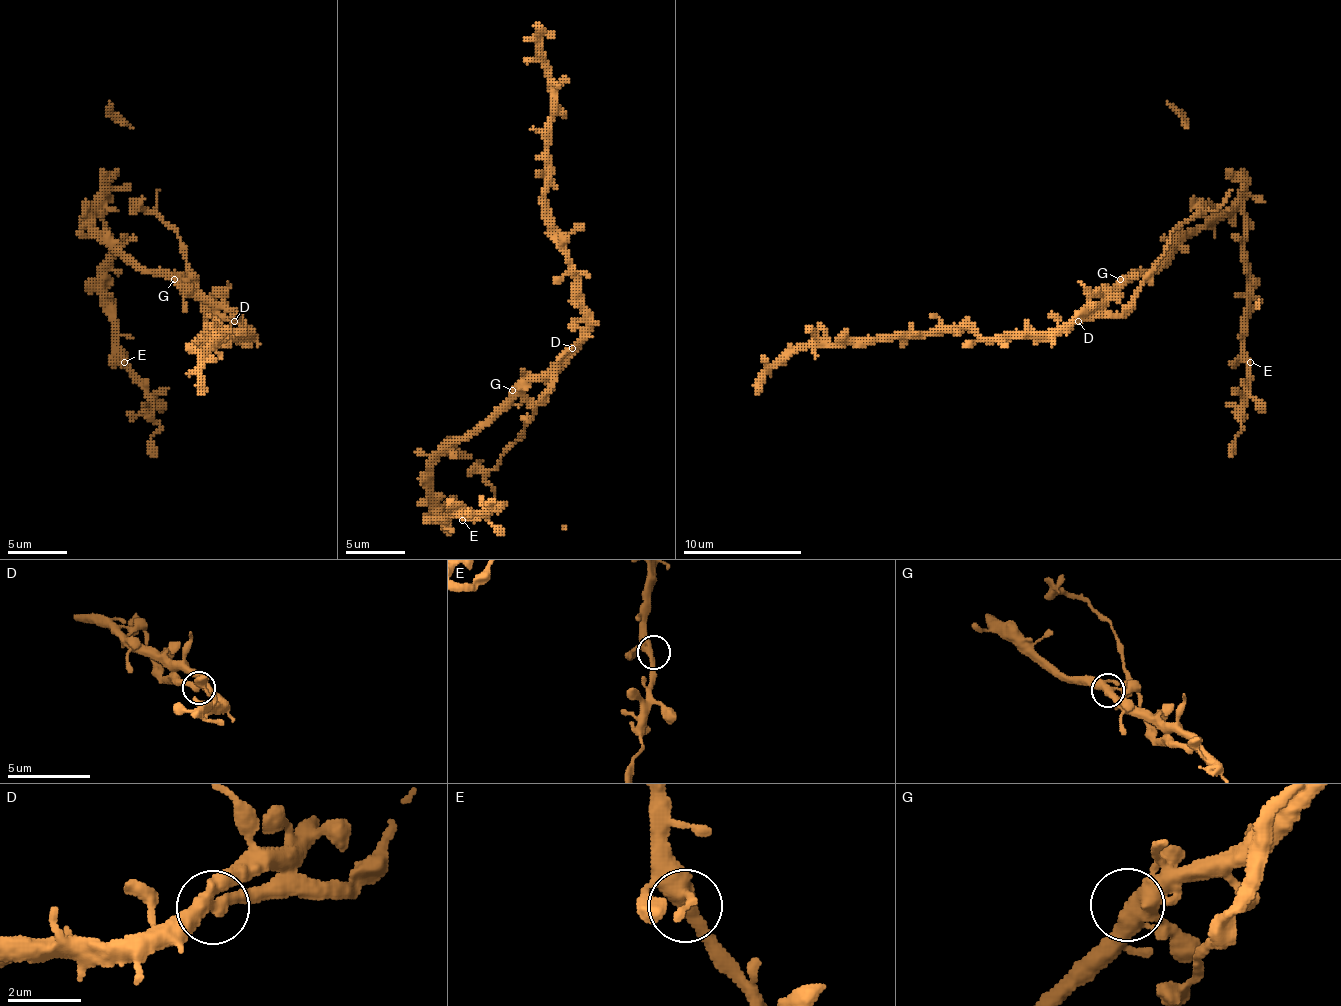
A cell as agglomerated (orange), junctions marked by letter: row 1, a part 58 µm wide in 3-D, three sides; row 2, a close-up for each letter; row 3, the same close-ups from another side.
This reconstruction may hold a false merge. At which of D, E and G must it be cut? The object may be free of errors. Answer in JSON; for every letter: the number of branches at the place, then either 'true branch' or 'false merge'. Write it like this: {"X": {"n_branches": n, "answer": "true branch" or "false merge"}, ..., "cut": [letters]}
{"D": {"n_branches": 3, "answer": "false merge"}, "E": {"n_branches": 3, "answer": "true branch"}, "G": {"n_branches": 3, "answer": "true branch"}, "cut": ["D"]}

